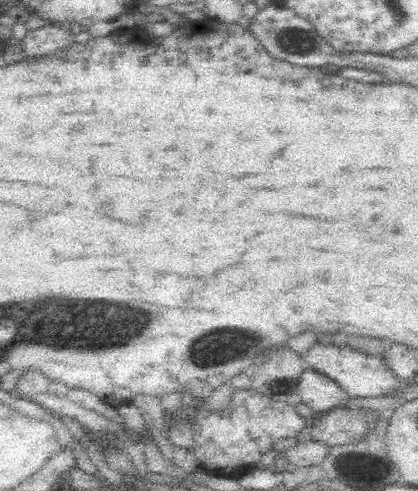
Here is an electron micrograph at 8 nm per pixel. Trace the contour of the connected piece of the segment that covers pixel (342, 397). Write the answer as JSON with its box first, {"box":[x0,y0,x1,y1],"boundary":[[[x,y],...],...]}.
{"box":[298,367,351,416],"boundary":[[[310,367],[302,370],[298,381],[301,408],[311,416],[340,407],[351,401],[345,388]]]}

